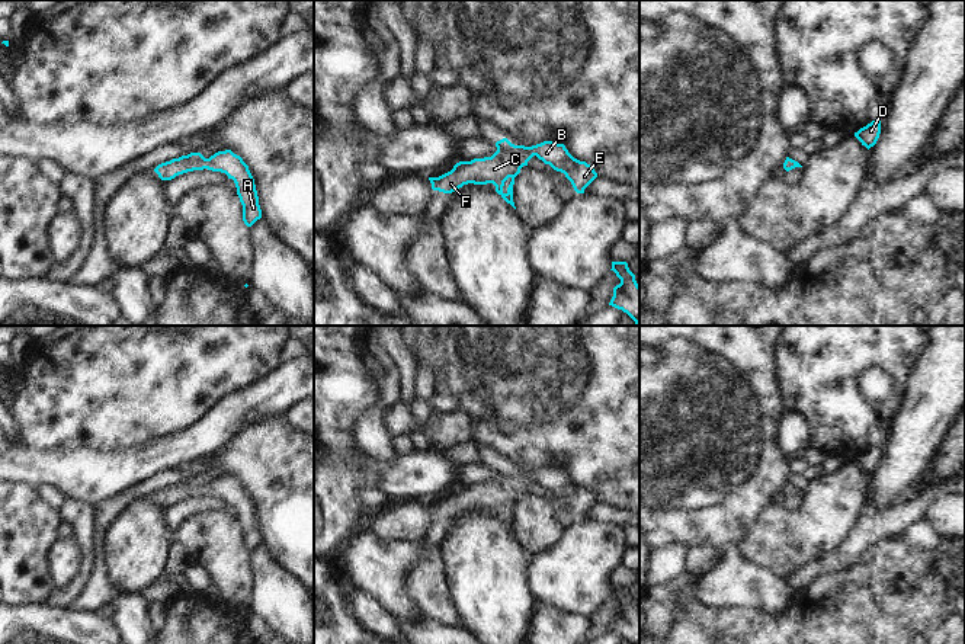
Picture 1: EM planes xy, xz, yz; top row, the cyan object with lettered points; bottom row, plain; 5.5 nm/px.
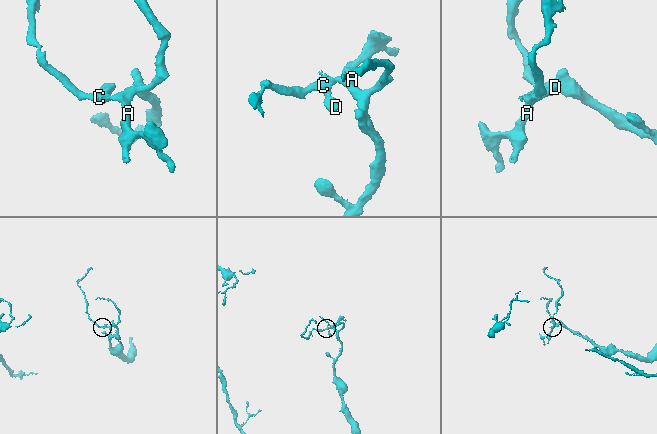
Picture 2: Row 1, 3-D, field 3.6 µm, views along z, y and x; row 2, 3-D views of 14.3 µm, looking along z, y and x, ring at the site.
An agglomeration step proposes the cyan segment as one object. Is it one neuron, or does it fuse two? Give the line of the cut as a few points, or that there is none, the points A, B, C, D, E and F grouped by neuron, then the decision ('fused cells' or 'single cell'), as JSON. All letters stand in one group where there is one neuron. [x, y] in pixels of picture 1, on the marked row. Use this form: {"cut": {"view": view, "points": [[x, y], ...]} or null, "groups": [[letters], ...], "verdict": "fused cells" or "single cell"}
{"cut": null, "groups": [["A", "B", "C", "D", "E", "F"]], "verdict": "single cell"}

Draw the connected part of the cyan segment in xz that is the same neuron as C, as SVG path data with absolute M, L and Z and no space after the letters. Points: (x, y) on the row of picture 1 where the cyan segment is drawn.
M503 138L496 142L496 147L497 151L491 157L459 161L451 172L439 177L429 177L432 189L452 193L468 183L493 183L496 192L516 209L513 202L514 177L533 156L564 173L577 193L584 193L584 189L597 177L594 169L586 161L574 158L564 144L544 141L525 147Z

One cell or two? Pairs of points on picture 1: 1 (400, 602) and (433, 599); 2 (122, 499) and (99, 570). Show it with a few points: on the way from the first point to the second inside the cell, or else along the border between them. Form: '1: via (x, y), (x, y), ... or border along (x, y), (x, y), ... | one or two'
1: border along (413, 566), (407, 574), (406, 590), (422, 614) | two
2: via (105, 516), (98, 529), (96, 553) | one

